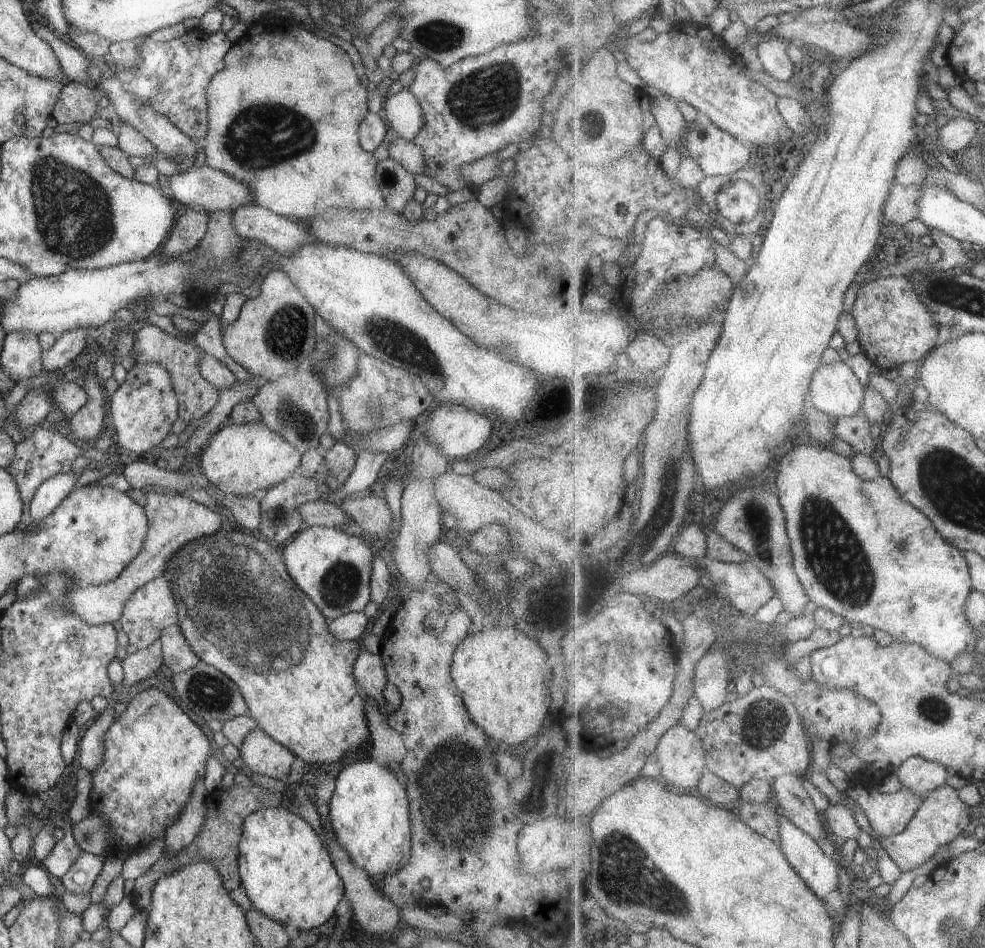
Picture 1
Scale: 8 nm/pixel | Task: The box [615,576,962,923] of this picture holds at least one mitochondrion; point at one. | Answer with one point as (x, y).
(765, 725)

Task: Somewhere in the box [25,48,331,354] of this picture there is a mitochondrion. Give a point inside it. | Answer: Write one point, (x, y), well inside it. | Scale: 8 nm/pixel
(74, 217)

